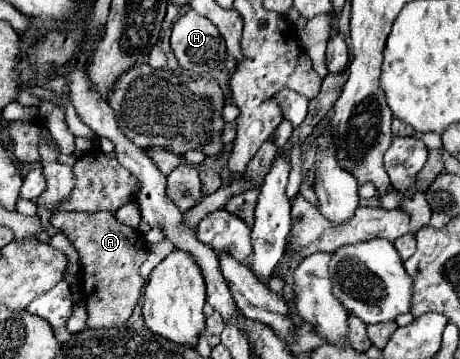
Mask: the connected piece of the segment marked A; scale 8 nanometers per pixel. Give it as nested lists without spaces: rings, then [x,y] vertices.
[[[60,212],[50,218],[50,222],[72,240],[74,248],[80,252],[82,266],[84,266],[84,296],[88,304],[88,326],[90,328],[112,328],[126,322],[140,298],[140,290],[144,286],[144,278],[140,276],[140,266],[146,260],[146,242],[138,234],[138,230],[122,224],[116,220],[112,212]]]

